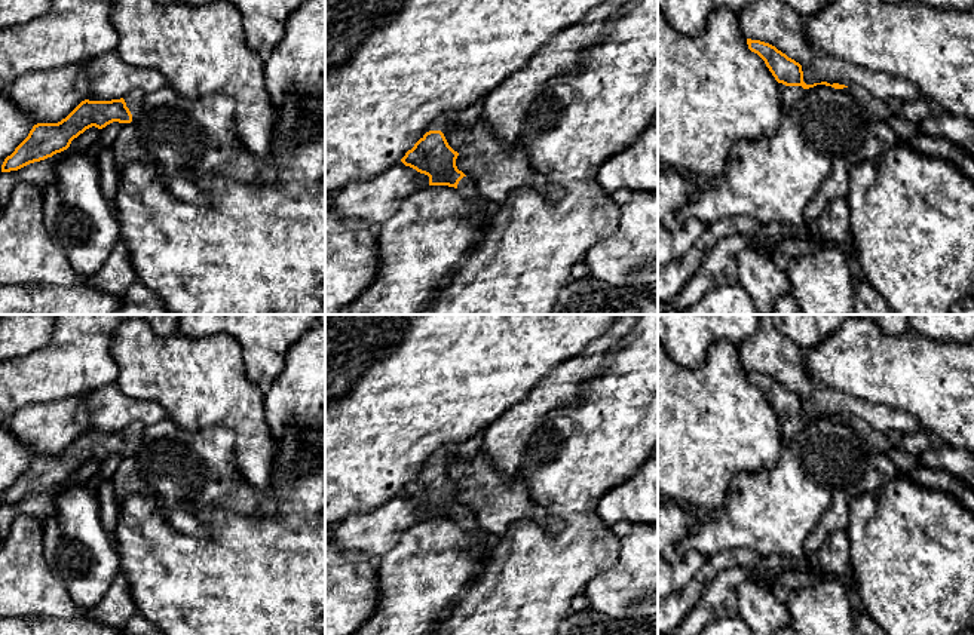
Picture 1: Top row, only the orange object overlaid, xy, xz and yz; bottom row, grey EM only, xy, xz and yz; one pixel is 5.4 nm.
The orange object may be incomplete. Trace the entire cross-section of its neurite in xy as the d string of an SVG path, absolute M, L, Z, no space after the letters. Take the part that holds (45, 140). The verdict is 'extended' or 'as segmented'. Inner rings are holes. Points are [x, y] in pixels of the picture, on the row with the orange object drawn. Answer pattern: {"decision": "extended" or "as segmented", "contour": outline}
{"decision": "extended", "contour": "M135 89L120 99L85 99L61 122L34 125L28 136L4 159L1 172L18 171L67 150L74 138L92 126L102 129L113 122L131 123L140 114L144 96L143 91Z"}

